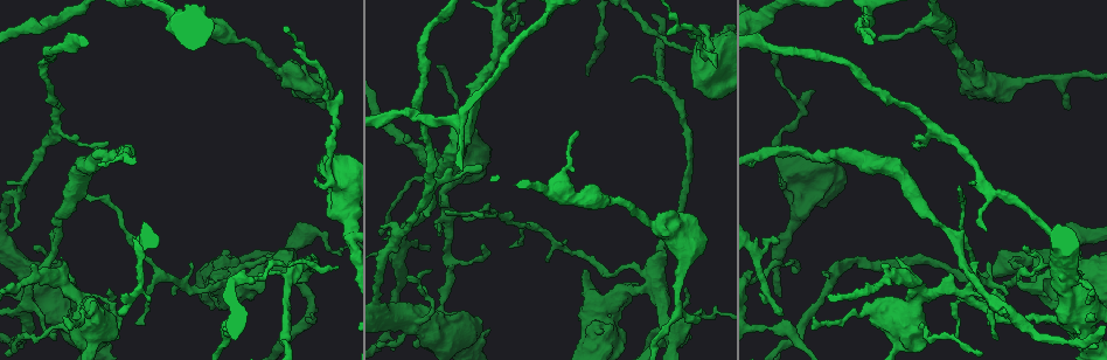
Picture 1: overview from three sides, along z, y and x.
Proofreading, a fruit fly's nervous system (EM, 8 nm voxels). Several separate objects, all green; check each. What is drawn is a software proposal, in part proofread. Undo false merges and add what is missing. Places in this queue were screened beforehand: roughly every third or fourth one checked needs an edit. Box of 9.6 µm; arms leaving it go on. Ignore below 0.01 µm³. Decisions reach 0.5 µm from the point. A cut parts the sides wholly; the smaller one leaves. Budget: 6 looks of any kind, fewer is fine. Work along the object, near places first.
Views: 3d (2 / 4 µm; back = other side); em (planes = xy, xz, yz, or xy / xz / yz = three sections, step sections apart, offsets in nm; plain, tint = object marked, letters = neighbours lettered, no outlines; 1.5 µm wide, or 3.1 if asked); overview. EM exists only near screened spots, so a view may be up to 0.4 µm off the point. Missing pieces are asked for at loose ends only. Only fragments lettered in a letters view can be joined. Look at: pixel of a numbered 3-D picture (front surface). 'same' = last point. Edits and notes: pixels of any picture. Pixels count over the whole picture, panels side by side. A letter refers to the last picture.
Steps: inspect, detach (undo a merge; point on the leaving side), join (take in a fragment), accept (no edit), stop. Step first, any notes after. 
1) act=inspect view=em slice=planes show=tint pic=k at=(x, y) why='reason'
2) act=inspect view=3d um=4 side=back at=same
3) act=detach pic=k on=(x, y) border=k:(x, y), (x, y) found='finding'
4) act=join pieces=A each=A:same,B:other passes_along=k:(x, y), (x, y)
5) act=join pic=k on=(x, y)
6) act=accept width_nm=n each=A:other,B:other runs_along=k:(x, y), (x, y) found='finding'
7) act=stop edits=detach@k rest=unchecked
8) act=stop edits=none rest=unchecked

act=inspect view=3d um=4 side=back pic=1 at=(783, 313)

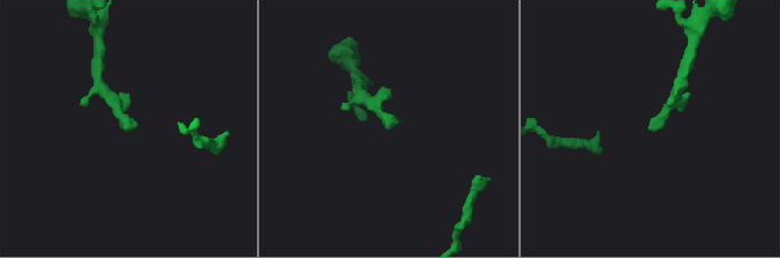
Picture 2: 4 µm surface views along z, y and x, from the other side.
act=inspect view=em slice=xz step=8 show=letters pic=2 at=(389, 129) why='shape alone is not enough'

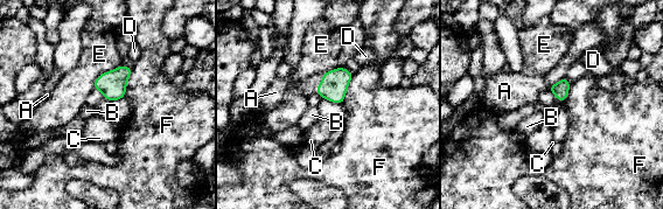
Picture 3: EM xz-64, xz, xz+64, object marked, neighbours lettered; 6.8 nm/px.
act=inspect view=em slice=planes show=letters at=same why='another direction'

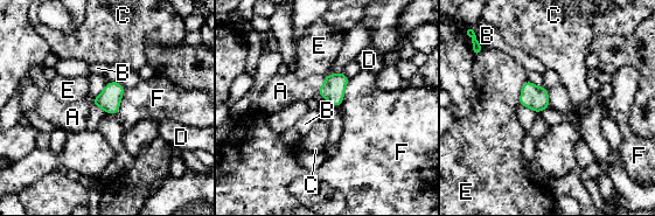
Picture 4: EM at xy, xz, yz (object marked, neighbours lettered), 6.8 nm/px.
act=join pieces=A each=A:same,B:other,C:other,D:other,E:other,F:other passes_along=4:(333, 90), (322, 85), (287, 89) found='it goes on there'

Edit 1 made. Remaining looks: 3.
act=inspect view=em slice=xz step=4 show=letters pic=1 at=(959, 189) why='an open end'

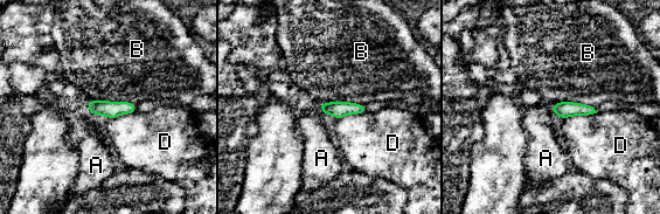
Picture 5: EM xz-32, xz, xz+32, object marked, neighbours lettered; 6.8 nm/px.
act=inspect view=em slice=planes show=letters at=same why='another direction'

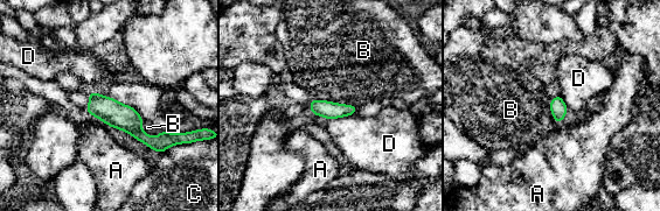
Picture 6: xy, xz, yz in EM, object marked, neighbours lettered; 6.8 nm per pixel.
act=accept width_nm=110 each=A:other,B:other,C:other,D:other runs_along=6:(91, 95), (147, 140), (166, 142) found='no lettered fragment goes on from it'

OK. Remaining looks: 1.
act=stop edits=join@4 rest=unchecked

